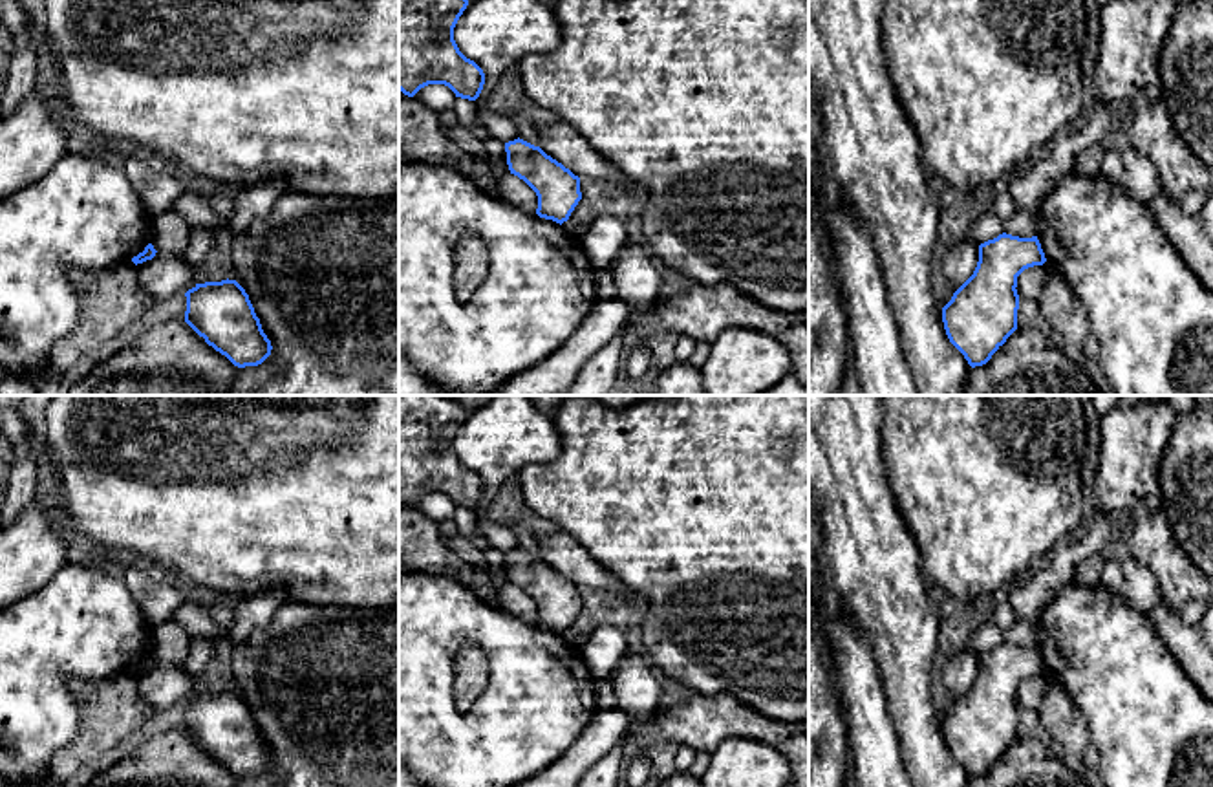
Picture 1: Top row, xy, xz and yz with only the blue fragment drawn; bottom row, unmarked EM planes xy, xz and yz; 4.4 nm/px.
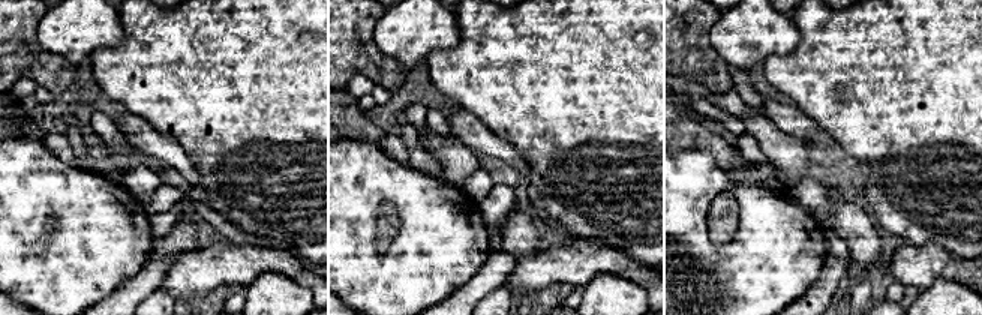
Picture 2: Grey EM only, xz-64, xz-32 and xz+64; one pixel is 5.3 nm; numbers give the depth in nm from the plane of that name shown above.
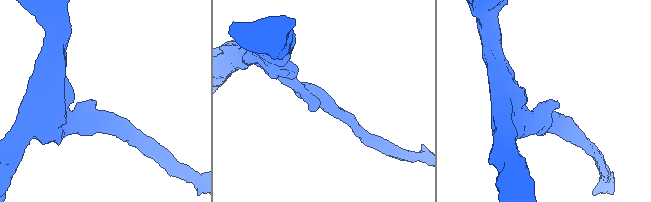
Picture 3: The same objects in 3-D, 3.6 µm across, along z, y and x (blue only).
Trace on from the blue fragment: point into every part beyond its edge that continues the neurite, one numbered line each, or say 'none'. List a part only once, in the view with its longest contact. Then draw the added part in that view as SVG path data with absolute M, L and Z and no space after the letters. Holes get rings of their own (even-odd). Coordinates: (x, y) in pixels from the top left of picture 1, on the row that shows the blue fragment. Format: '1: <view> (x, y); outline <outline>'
none

